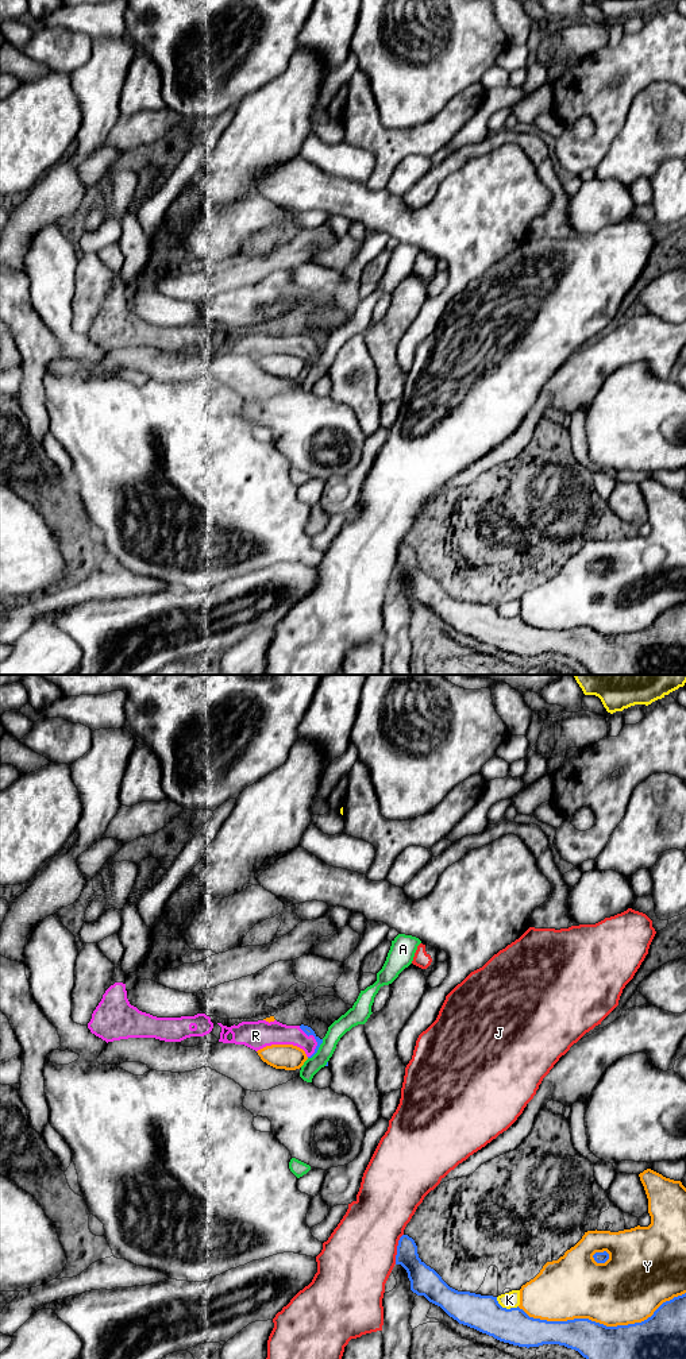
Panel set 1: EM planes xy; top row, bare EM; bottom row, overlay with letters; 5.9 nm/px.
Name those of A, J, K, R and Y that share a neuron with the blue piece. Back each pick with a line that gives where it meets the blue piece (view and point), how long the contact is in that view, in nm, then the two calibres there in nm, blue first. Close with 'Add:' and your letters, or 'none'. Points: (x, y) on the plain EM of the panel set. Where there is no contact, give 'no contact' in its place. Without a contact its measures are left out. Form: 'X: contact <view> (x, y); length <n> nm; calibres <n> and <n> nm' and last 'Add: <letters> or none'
R: contact xy (315, 347); length 200 nm; calibres 50 and 140 nm
Add: R

